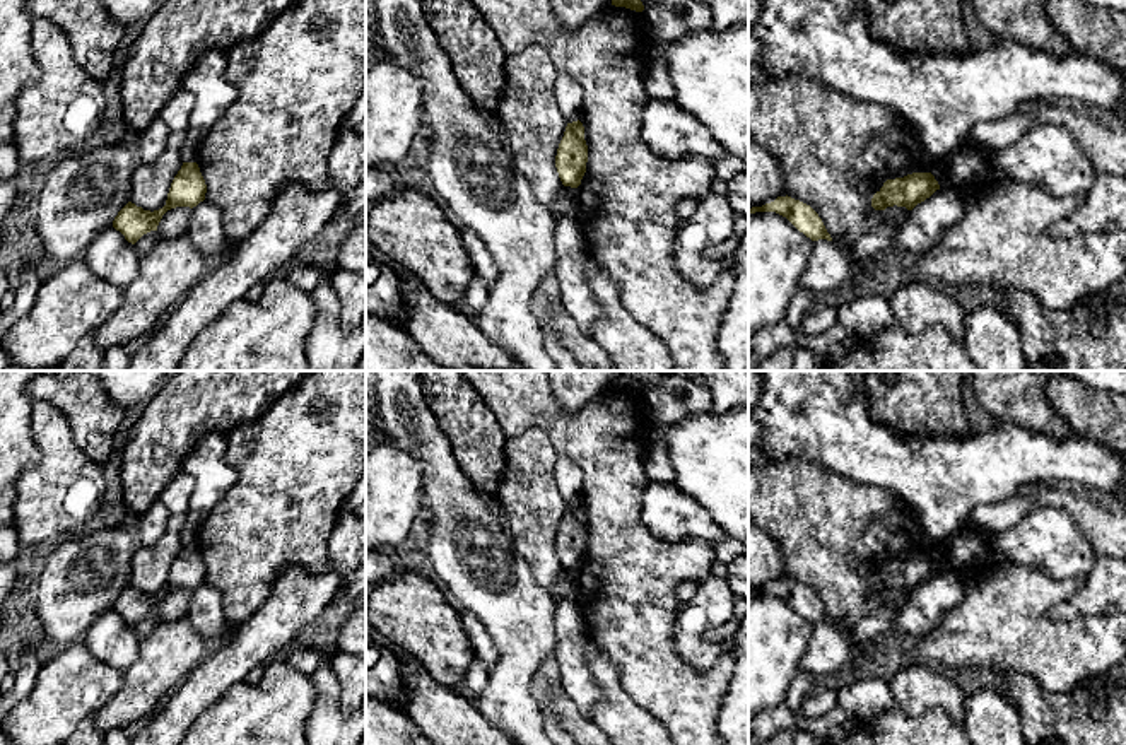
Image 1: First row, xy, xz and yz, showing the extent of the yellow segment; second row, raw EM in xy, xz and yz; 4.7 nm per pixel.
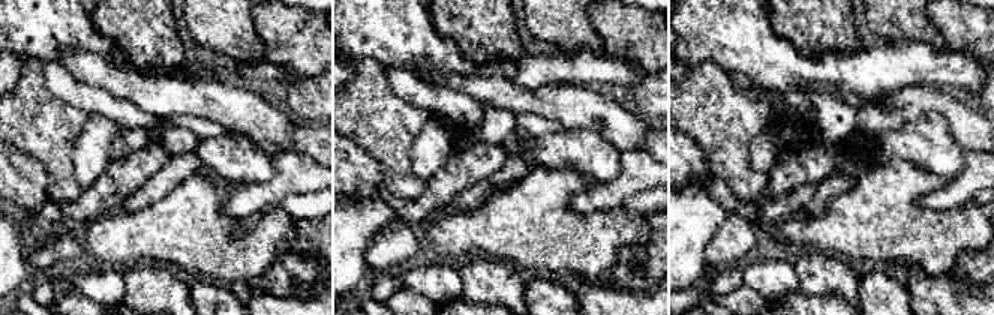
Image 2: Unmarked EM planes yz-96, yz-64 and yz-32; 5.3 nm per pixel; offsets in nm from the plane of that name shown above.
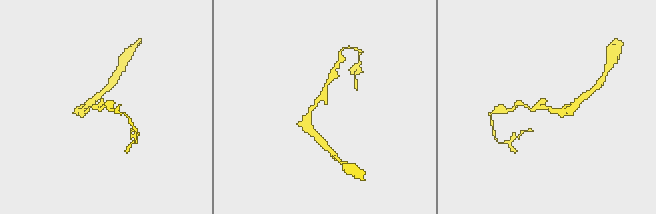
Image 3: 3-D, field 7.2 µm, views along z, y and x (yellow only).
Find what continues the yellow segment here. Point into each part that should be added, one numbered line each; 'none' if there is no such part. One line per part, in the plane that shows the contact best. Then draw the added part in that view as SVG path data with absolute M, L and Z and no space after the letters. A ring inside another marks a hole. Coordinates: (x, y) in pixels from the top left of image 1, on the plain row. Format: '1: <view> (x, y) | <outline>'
none

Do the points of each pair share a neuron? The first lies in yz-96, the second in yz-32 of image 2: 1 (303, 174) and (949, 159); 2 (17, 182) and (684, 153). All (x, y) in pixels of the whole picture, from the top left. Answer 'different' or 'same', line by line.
1: different
2: same

